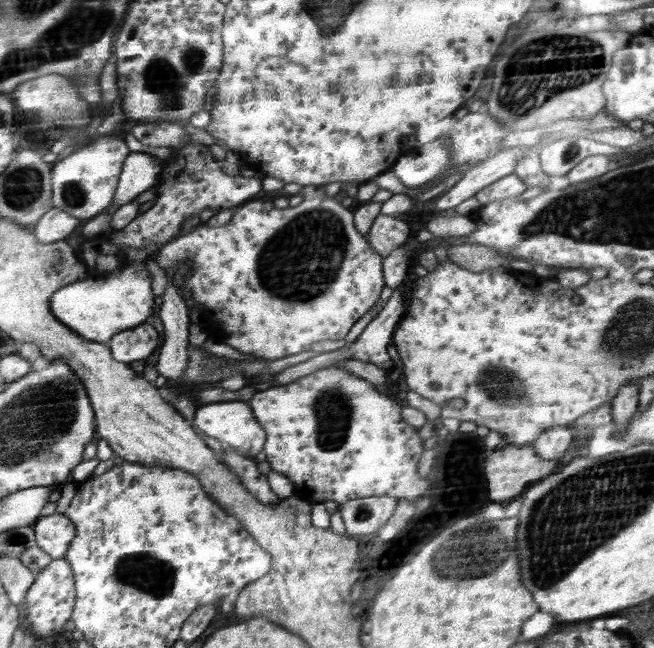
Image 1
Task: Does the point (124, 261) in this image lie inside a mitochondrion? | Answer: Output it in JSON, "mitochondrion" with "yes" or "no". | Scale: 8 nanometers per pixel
{"mitochondrion":"no"}

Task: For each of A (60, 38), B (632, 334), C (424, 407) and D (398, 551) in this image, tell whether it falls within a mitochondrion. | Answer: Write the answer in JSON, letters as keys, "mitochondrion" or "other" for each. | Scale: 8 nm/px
{"A":"mitochondrion","B":"mitochondrion","C":"other","D":"other"}

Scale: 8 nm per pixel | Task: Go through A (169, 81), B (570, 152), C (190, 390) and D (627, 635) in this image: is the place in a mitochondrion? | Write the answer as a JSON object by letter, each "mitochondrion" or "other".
{"A":"mitochondrion","B":"mitochondrion","C":"other","D":"other"}

